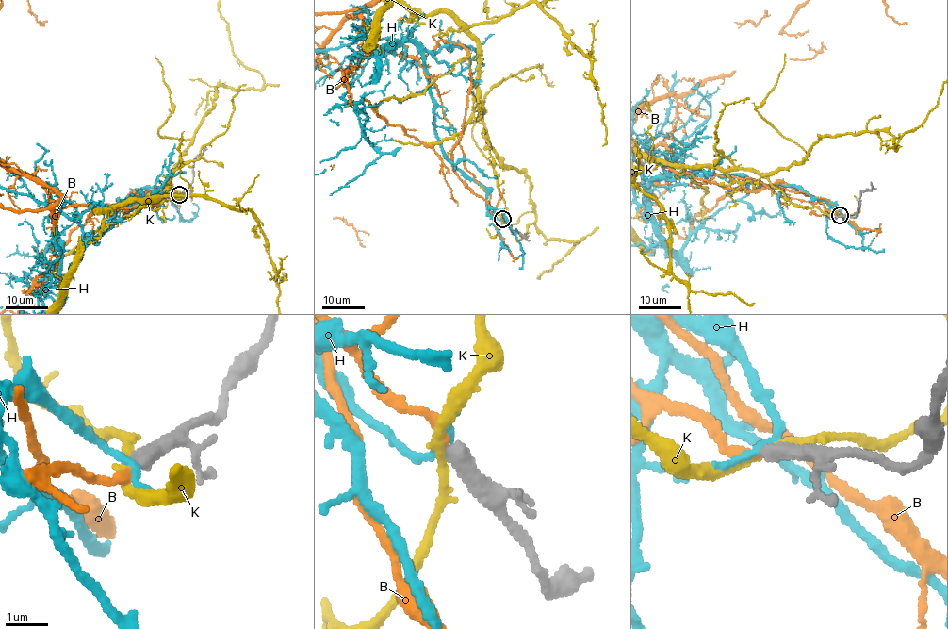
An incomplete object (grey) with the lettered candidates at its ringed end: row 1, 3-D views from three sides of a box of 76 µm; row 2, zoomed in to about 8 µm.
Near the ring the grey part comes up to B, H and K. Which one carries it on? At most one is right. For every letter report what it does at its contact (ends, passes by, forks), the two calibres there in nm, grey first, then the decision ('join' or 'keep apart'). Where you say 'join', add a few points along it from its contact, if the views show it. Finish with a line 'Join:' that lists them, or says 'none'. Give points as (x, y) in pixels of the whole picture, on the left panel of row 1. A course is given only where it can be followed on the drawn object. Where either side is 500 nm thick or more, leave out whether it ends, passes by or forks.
B: it ends | 380/220 nm | join
H: it passes by | 380/140 nm | keep apart
K: it passes by | 400/190 nm | keep apart
Join: B

